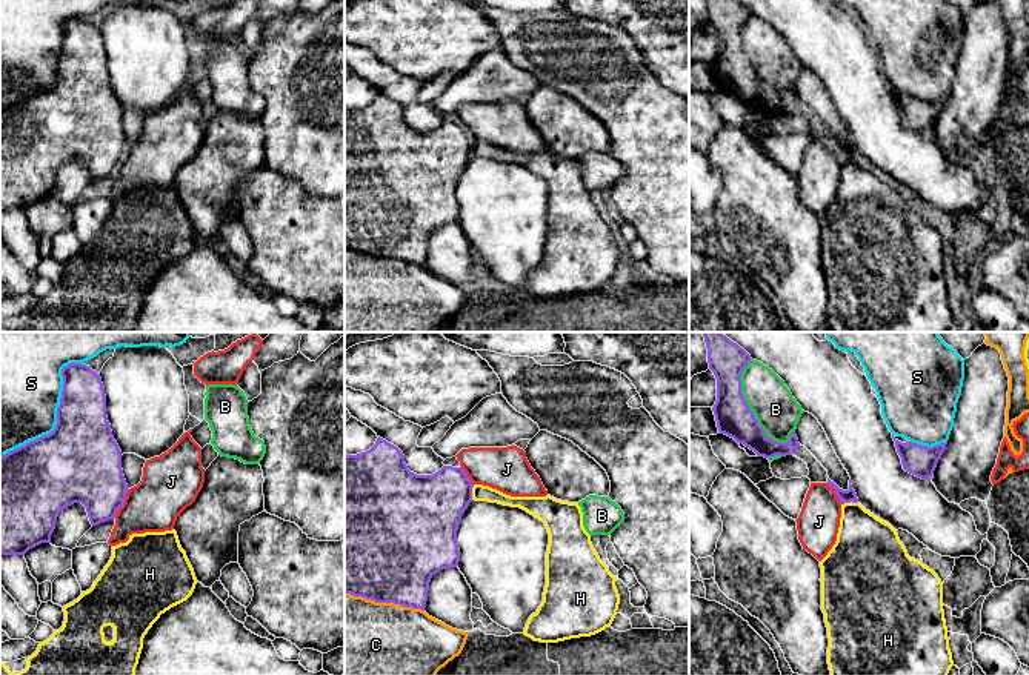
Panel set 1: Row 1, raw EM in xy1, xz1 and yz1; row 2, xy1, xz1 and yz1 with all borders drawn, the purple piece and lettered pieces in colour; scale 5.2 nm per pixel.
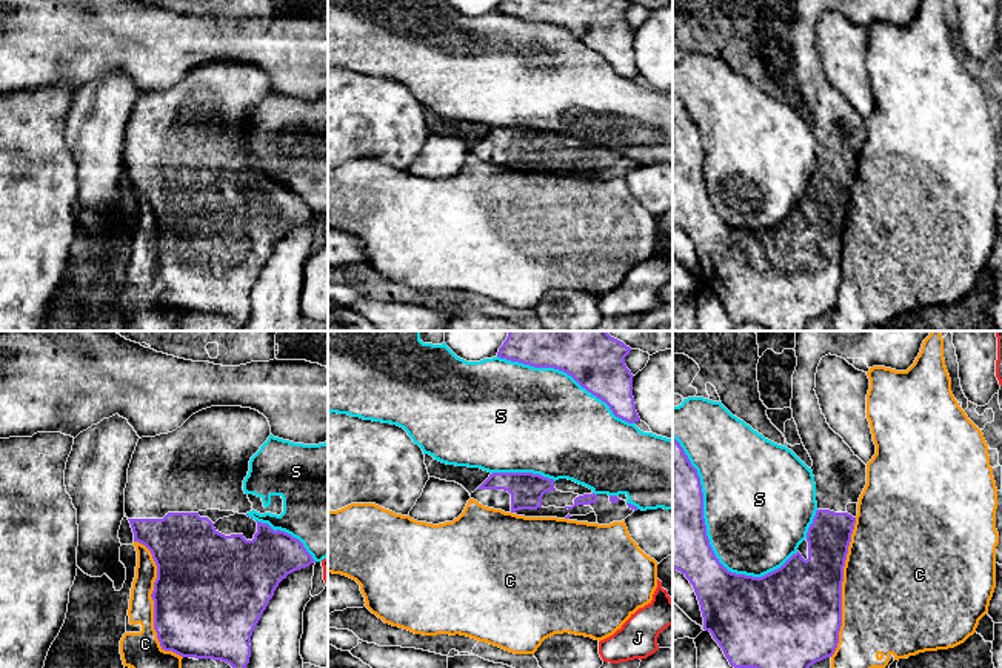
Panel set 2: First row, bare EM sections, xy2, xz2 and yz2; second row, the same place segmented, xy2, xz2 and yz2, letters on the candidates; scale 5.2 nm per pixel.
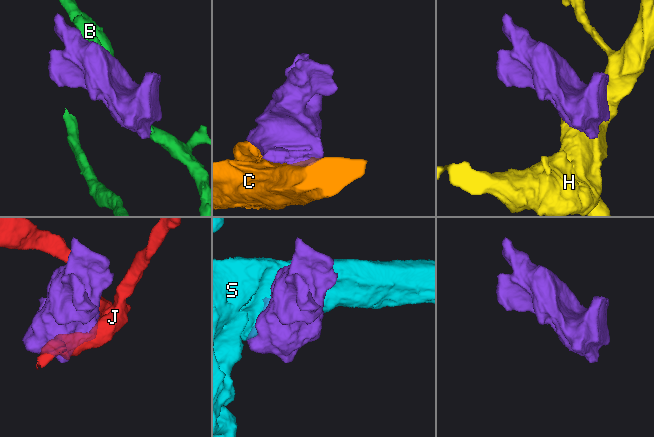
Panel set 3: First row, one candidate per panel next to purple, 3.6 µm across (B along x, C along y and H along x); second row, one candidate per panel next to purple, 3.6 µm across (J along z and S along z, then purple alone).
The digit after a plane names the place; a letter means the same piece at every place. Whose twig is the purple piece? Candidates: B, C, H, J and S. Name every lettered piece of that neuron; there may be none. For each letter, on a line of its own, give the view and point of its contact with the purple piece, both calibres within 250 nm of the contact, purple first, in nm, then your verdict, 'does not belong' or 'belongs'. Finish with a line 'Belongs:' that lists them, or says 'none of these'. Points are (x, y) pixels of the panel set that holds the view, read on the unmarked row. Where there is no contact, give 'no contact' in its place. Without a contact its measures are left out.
B: yz1 (748, 63) | 190/220 nm | does not belong
C: yz2 (841, 242) | 460/500 nm | does not belong
H: yz1 (849, 157) | 70/320 nm | does not belong
J: xy1 (123, 157) | 360/300 nm | does not belong
S: yz2 (708, 194) | 360/500 nm | does not belong
Belongs: none of these

